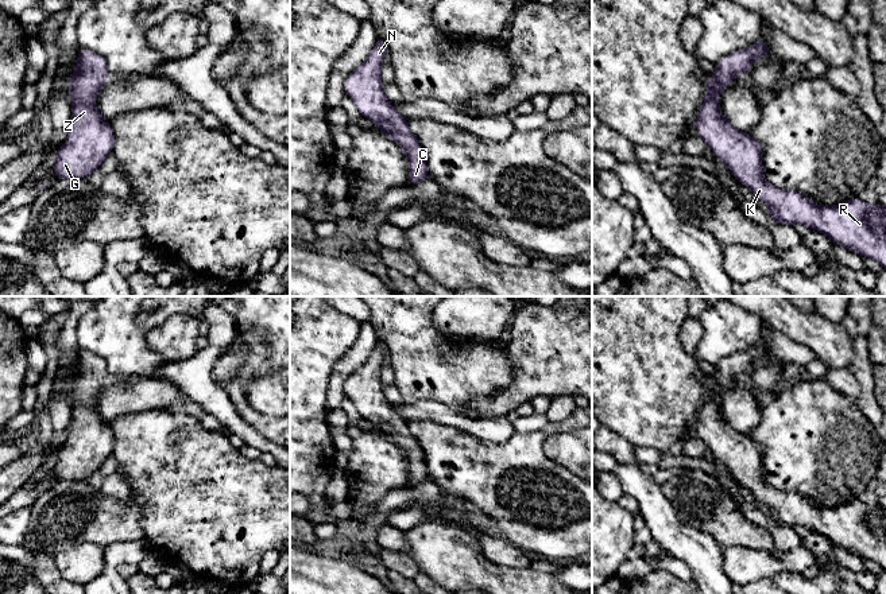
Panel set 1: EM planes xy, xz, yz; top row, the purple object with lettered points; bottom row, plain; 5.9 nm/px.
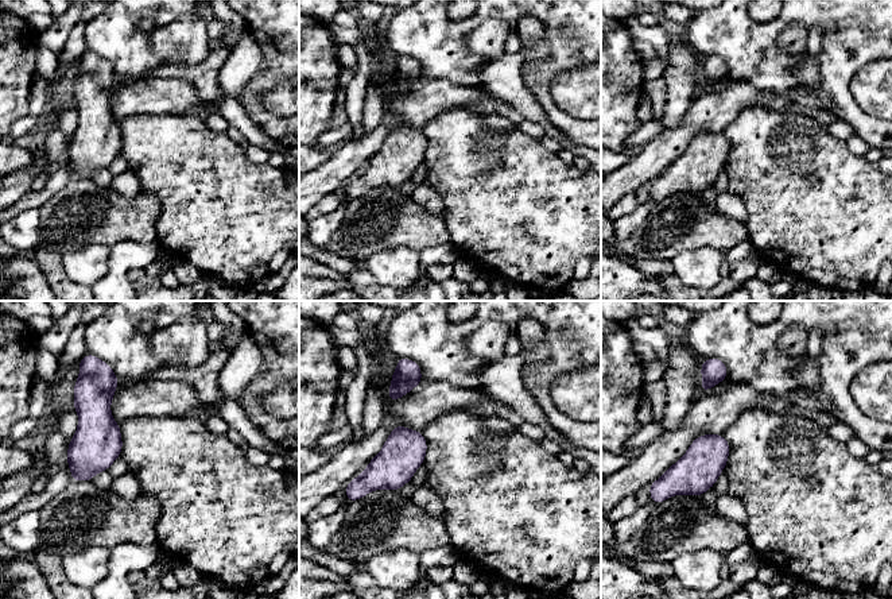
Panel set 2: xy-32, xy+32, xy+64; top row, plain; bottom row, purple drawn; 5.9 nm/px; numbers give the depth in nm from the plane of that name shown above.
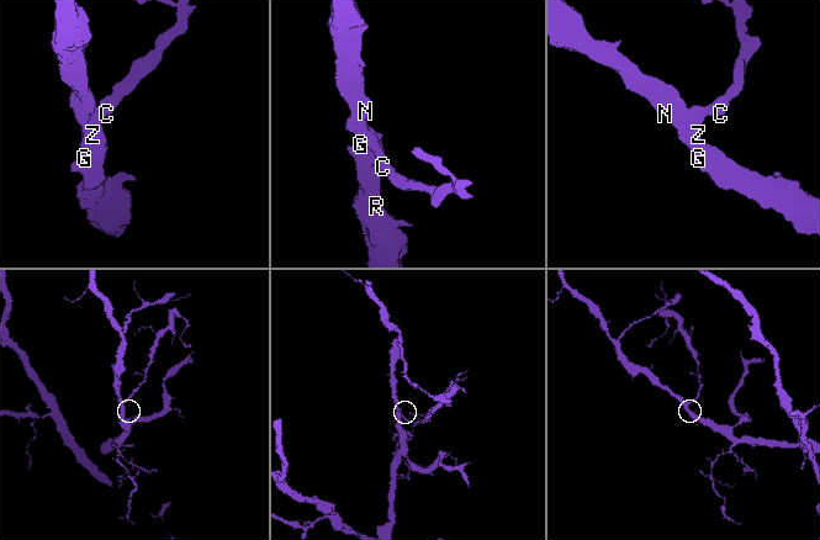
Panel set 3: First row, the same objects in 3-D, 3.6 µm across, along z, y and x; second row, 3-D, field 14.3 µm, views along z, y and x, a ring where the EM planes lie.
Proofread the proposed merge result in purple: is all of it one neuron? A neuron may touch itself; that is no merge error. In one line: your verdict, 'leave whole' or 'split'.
leave whole

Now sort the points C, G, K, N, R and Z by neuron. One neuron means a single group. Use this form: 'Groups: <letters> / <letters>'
Groups: C G K N R Z

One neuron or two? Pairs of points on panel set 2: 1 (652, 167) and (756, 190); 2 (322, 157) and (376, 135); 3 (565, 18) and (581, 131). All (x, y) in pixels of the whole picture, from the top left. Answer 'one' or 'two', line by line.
1: two
2: two
3: one

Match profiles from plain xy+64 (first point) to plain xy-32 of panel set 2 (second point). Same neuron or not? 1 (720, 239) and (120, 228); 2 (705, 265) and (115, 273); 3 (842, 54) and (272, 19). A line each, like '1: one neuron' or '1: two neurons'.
1: one neuron
2: two neurons
3: one neuron

